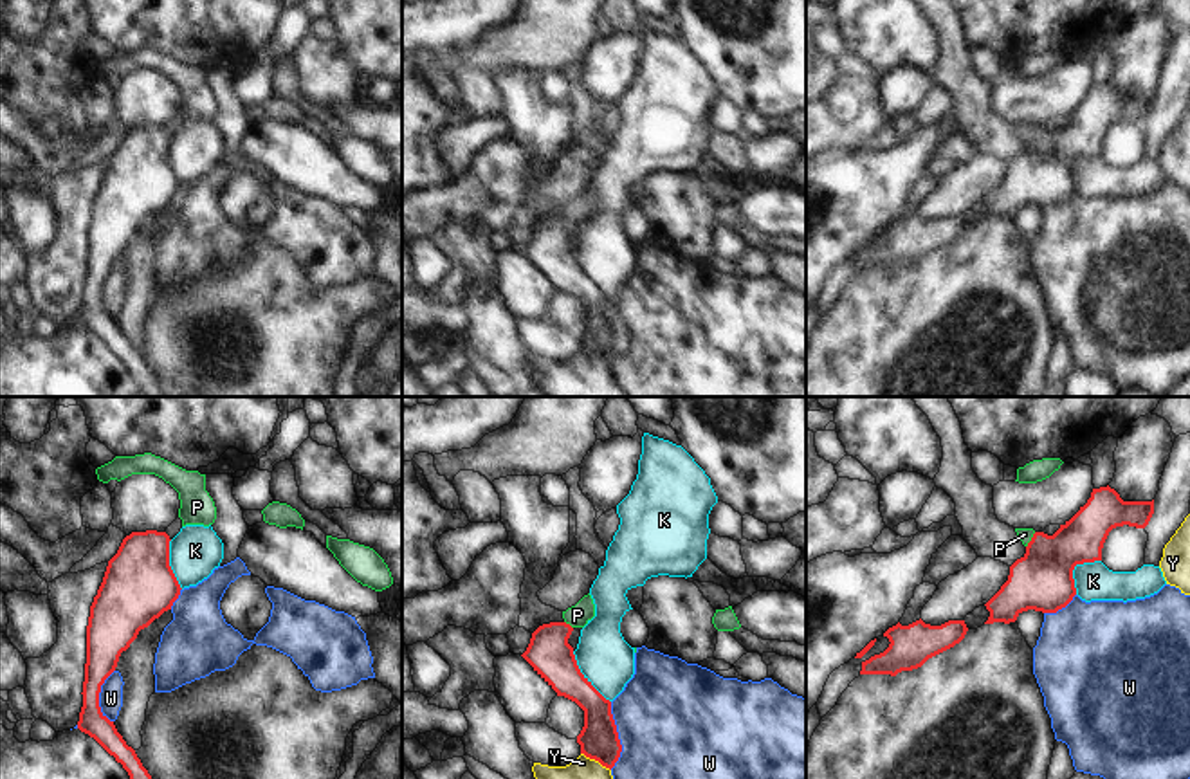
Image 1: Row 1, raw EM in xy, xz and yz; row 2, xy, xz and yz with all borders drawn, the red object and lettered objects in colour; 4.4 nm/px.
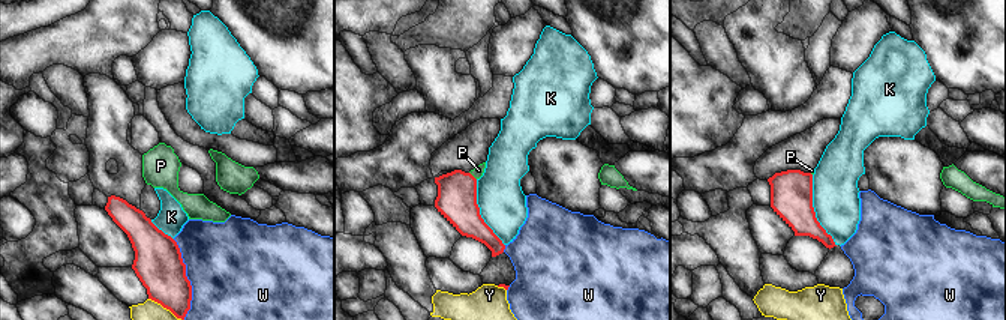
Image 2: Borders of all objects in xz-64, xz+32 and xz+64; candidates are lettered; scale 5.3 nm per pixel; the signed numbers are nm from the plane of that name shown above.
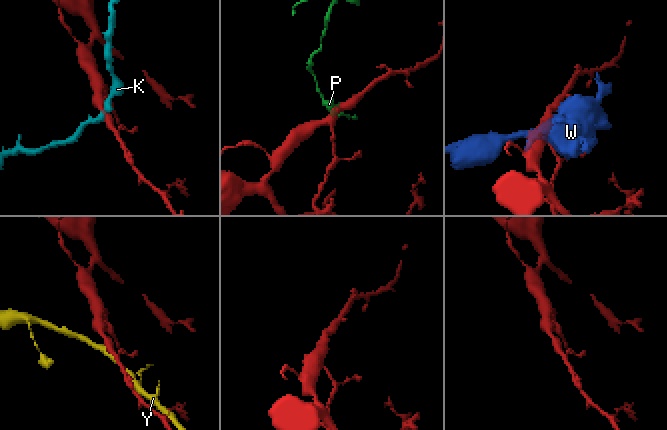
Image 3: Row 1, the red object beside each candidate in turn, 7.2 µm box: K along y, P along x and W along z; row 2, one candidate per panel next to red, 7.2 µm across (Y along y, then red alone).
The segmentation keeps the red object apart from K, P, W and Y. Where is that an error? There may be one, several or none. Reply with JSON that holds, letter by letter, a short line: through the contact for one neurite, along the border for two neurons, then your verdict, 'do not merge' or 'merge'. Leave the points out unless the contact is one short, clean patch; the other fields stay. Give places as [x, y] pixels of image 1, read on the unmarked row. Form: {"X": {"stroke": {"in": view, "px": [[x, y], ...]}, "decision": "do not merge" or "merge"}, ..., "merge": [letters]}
{"K": {"decision": "do not merge"}, "P": {"stroke": {"in": "yz", "px": [[1043, 175], [1043, 146], [1032, 136], [1025, 130]]}, "decision": "merge"}, "W": {"decision": "do not merge"}, "Y": {"decision": "do not merge"}, "merge": ["P"]}

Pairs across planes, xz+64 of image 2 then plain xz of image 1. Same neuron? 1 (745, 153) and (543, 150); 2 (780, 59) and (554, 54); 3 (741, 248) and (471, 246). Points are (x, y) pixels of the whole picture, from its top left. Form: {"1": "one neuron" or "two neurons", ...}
{"1": "two neurons", "2": "two neurons", "3": "two neurons"}

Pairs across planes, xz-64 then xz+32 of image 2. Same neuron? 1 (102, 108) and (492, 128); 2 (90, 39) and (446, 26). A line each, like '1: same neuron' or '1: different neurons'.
1: different neurons
2: same neuron

